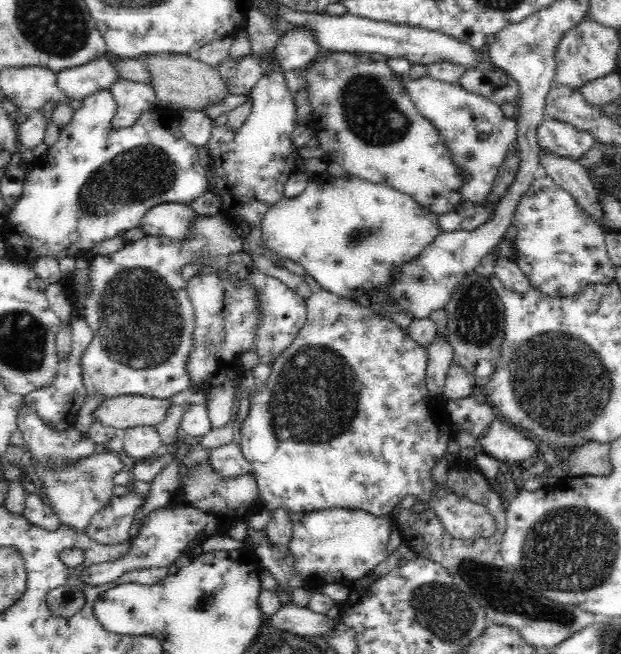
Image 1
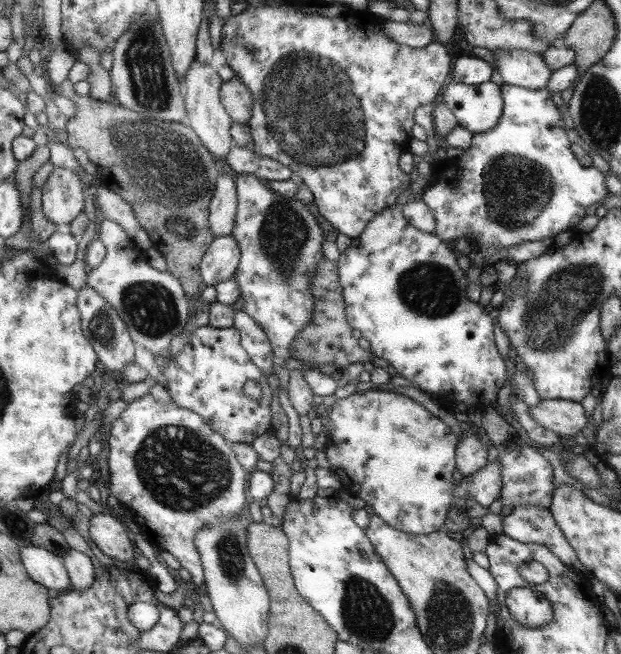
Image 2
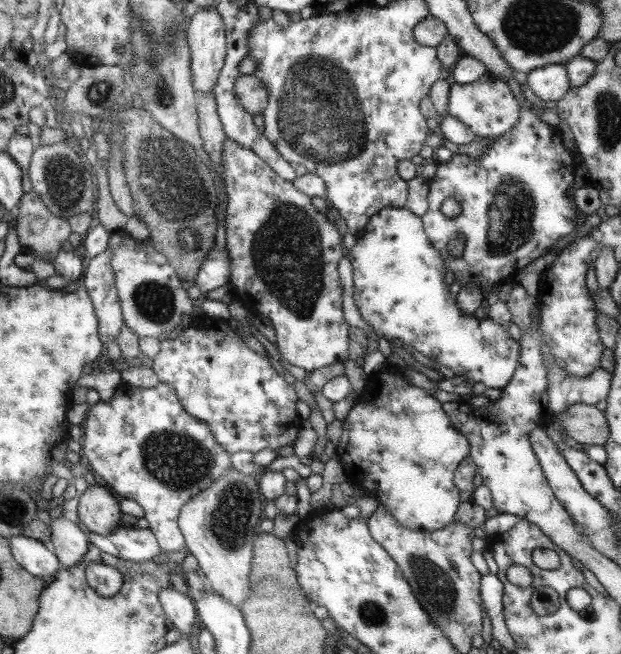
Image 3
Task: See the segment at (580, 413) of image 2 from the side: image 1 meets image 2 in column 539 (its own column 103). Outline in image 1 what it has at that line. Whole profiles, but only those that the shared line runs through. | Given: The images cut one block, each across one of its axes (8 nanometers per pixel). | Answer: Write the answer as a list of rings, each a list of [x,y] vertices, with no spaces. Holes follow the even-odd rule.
[[[124,395],[107,398],[96,406],[92,420],[98,420],[104,426],[112,426],[118,431],[129,428],[155,427],[166,418],[172,400],[147,396]]]

